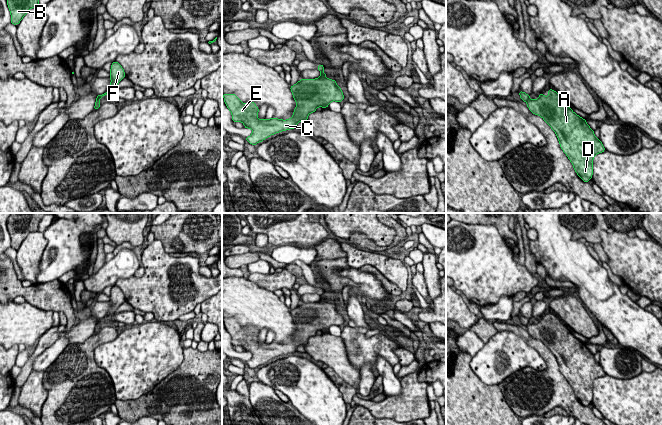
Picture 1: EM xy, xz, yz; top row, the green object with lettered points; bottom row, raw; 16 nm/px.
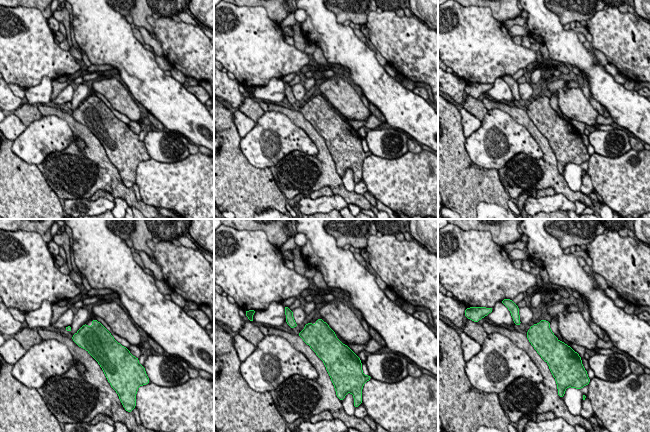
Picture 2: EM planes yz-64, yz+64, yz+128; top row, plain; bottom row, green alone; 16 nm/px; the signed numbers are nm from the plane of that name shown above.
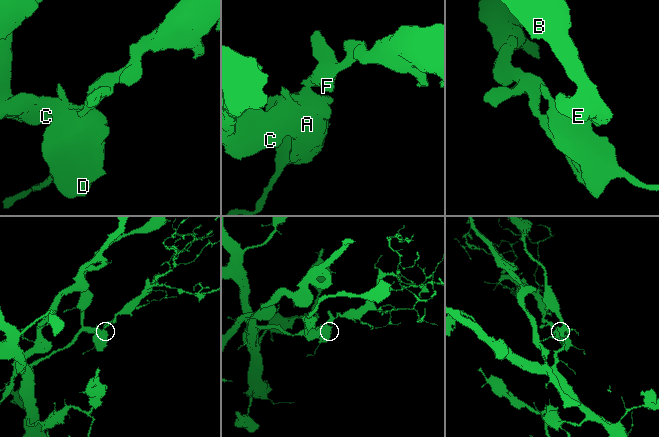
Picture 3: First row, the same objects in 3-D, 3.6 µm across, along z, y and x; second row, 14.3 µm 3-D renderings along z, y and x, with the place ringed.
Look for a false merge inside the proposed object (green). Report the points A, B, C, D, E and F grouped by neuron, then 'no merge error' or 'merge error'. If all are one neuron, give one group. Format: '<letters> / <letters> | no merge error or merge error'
A B C D E / F | merge error

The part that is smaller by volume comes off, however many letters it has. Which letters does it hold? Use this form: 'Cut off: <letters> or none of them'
Cut off: F

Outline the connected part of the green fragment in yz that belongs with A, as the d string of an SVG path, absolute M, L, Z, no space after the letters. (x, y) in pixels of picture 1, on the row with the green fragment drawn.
M552 89L548 90L547 97L541 93L536 100L529 99L527 107L533 114L542 117L556 133L561 149L582 181L588 182L592 179L594 156L604 152L605 148L600 139L595 137L594 130L589 127L586 120L574 113L560 95Z

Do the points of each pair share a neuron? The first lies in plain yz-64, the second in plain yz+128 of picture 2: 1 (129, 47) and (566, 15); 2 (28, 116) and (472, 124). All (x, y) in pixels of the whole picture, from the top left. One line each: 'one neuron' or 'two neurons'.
1: two neurons
2: two neurons

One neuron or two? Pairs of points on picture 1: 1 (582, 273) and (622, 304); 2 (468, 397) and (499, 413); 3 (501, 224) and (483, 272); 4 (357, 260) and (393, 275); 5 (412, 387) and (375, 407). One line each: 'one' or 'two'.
1: one
2: one
3: two
4: one
5: one

